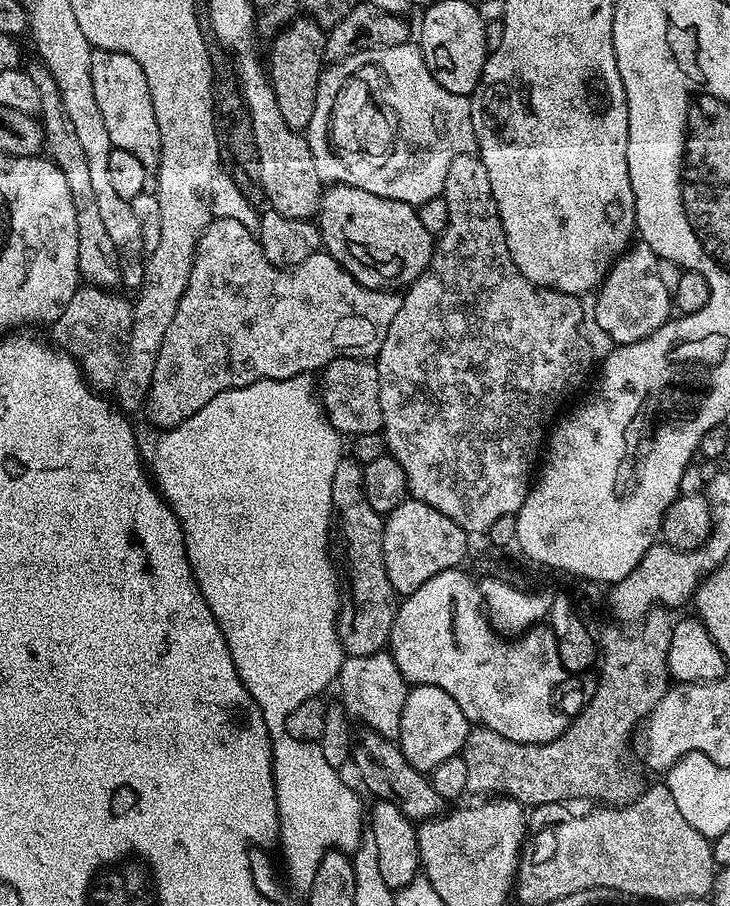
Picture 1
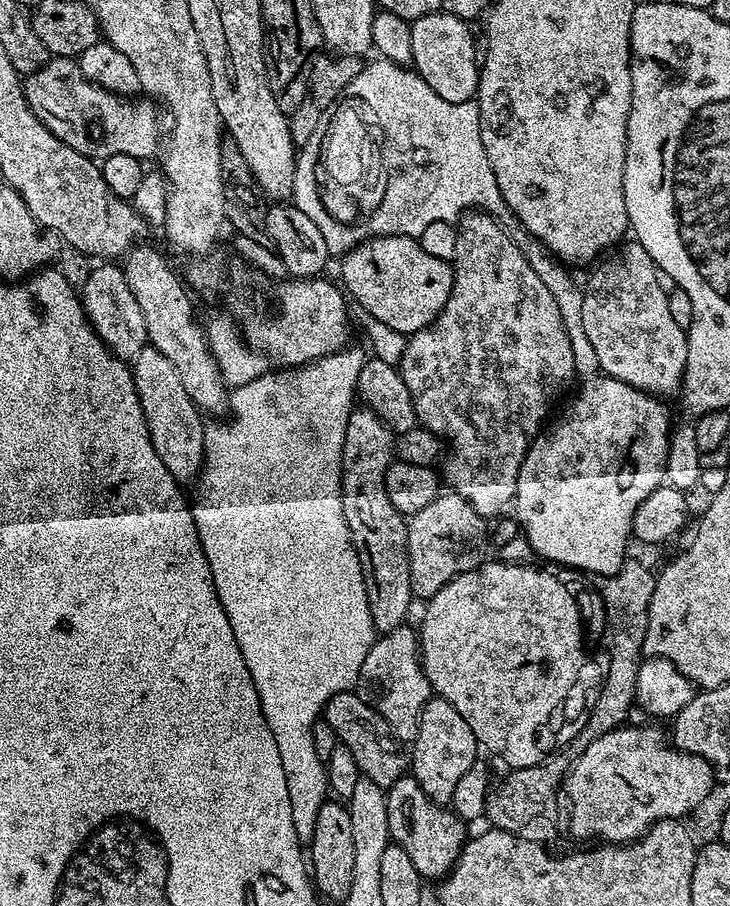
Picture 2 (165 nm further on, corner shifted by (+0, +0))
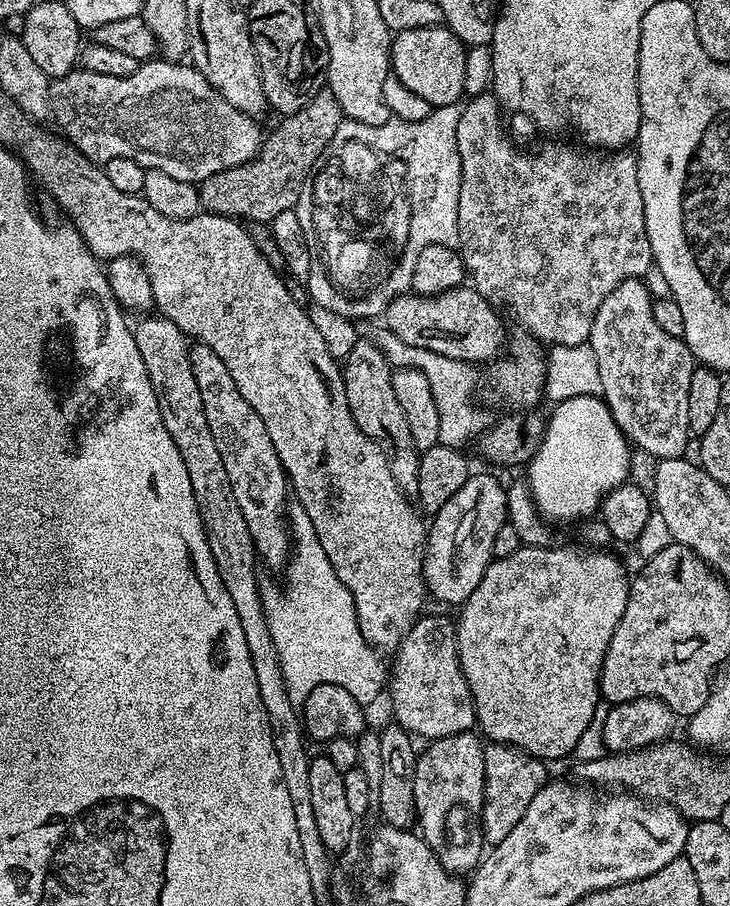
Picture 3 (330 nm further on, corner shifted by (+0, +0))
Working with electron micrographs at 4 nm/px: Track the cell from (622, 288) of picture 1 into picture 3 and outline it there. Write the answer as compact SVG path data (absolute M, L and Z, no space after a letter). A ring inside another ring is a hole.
M626 279L603 299L591 324L587 343L593 351L600 376L602 398L615 422L639 451L649 453L657 460L681 459L687 452L689 430L690 378L696 359L688 345L679 336L666 334L653 316L653 299L647 283L641 279Z

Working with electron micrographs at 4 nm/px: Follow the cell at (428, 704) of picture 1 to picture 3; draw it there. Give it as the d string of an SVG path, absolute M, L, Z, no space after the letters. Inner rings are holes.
M459 732L453 736L439 736L427 747L424 753L421 751L417 755L416 771L412 774L419 831L428 847L444 859L447 872L471 873L473 861L464 859L474 855L482 845L480 811L484 805L484 744L479 735Z

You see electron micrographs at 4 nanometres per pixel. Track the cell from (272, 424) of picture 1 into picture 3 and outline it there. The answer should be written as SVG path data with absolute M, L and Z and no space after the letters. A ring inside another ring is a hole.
M296 506L293 507L292 512L292 536L296 539L296 553L291 556L287 561L288 573L284 576L284 589L281 592L268 592L265 591L262 596L262 611L264 613L264 622L270 634L270 638L274 642L274 650L276 651L276 657L280 663L280 673L284 679L284 690L288 693L288 702L293 706L303 705L305 698L310 694L310 690L314 690L314 686L322 686L323 684L343 684L344 687L353 690L360 690L363 684L368 684L368 692L372 696L376 696L385 691L386 688L386 672L380 669L381 657L378 655L377 649L373 648L367 640L364 639L364 635L360 632L360 624L356 621L356 607L352 601L352 595L350 590L346 590L346 586L338 578L338 574L334 574L334 566L330 566L330 558L326 558L326 550L322 550L322 546L318 542L316 537L316 531L314 526L310 522L310 518L304 513L303 508Z

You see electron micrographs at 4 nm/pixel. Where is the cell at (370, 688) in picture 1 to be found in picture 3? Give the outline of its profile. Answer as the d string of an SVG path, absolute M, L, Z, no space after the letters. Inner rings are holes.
M424 614L417 619L416 625L404 635L404 641L400 644L399 648L395 649L394 655L391 657L392 660L392 672L390 668L390 679L386 684L386 696L392 699L392 712L394 715L395 723L399 724L401 728L404 728L413 737L419 738L419 736L425 736L425 741L431 742L436 740L439 736L453 736L459 732L472 732L477 727L476 722L476 706L472 703L472 695L468 689L468 683L466 678L462 674L460 669L460 655L456 649L456 629L453 621L447 620L444 616L428 616Z

